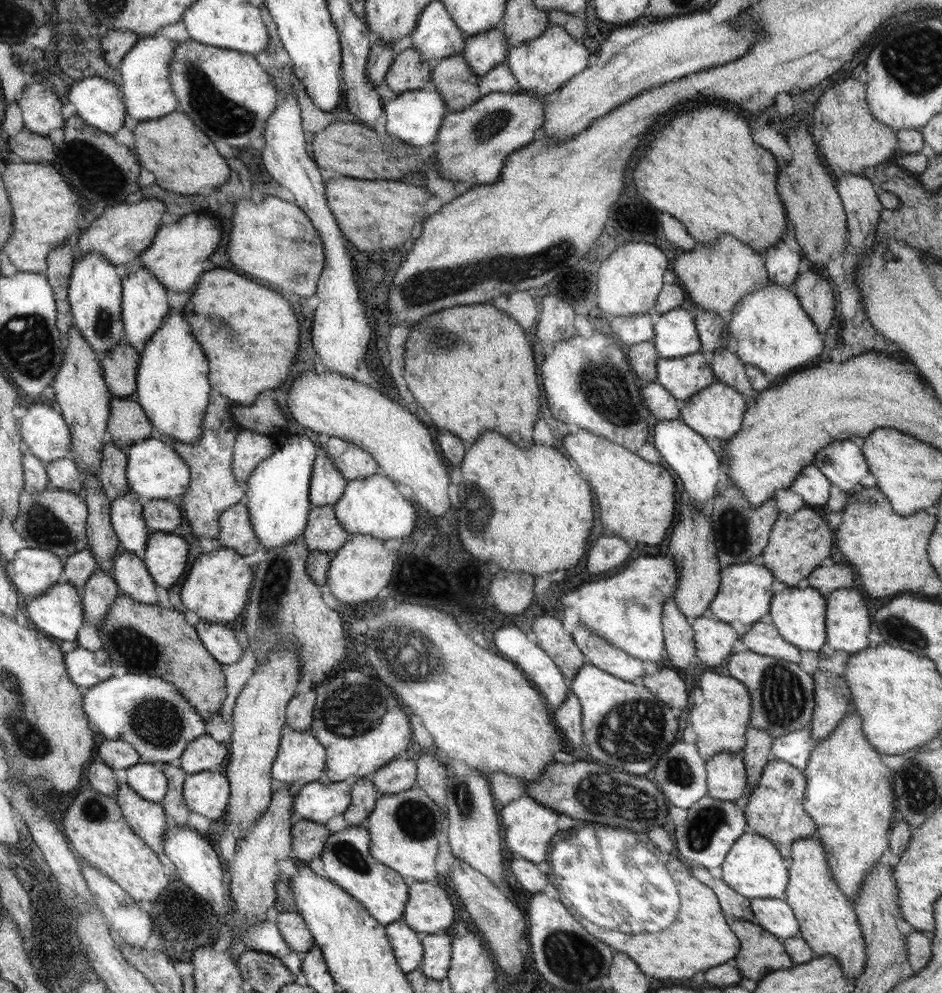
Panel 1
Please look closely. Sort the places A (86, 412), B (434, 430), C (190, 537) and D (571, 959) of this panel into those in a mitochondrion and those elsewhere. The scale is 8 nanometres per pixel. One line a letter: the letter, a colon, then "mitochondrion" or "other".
A: other
B: other
C: other
D: mitochondrion

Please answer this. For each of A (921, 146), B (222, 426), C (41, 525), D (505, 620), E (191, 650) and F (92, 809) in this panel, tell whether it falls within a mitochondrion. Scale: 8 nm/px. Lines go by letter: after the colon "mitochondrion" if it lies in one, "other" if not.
A: other
B: mitochondrion
C: mitochondrion
D: other
E: other
F: mitochondrion

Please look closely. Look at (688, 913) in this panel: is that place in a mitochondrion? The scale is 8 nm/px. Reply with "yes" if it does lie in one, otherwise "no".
no

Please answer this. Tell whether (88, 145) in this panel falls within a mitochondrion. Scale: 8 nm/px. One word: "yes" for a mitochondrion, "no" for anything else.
yes

